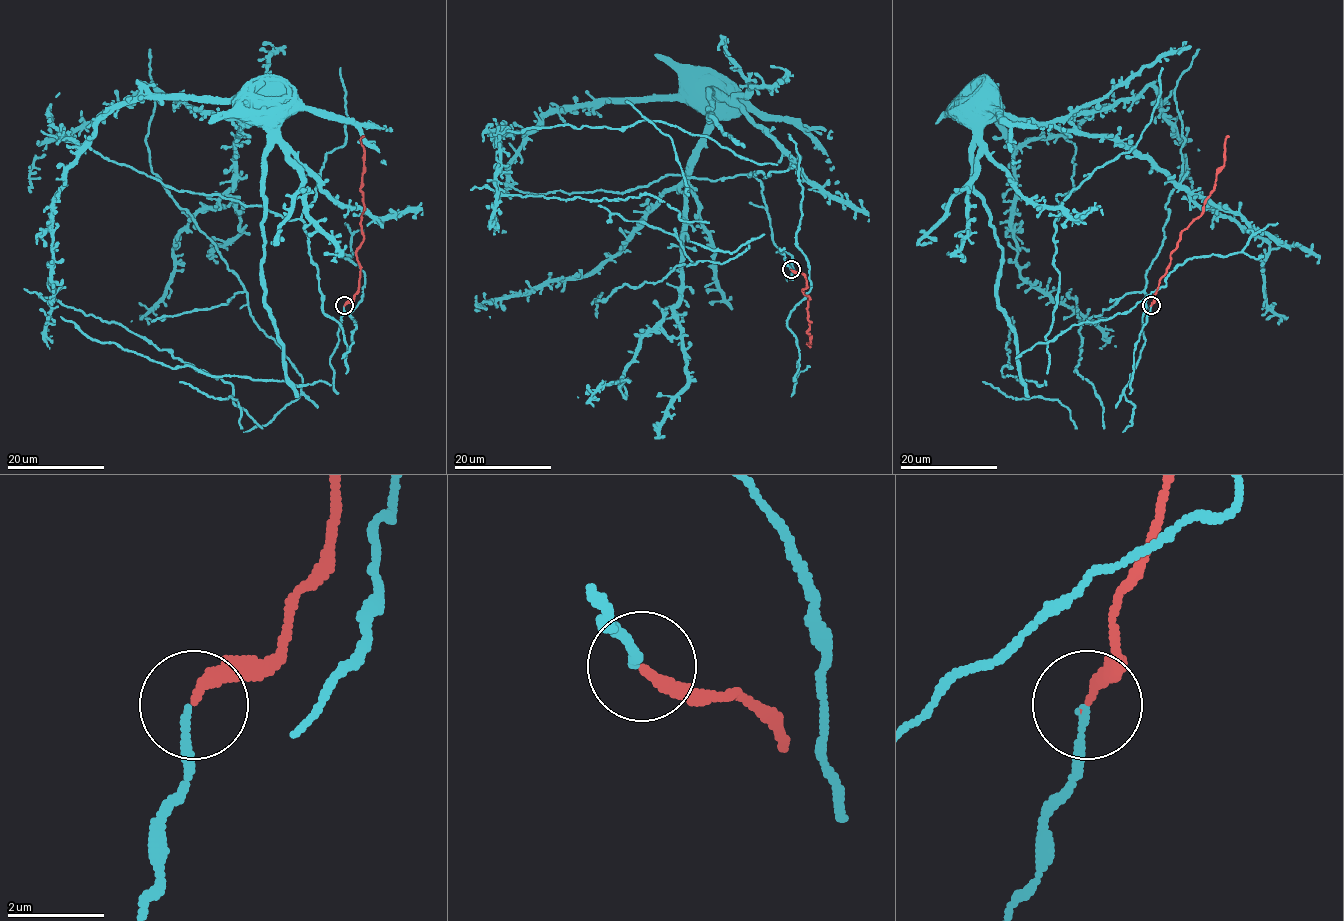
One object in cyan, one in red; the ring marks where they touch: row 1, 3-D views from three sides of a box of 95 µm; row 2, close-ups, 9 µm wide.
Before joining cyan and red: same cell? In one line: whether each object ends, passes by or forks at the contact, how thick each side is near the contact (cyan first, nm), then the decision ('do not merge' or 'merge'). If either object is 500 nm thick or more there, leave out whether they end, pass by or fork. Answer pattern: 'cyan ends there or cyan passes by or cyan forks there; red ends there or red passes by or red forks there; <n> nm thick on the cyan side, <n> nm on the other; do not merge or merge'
cyan ends there; red ends there; 150 nm thick on the cyan side, 220 nm on the other; merge

